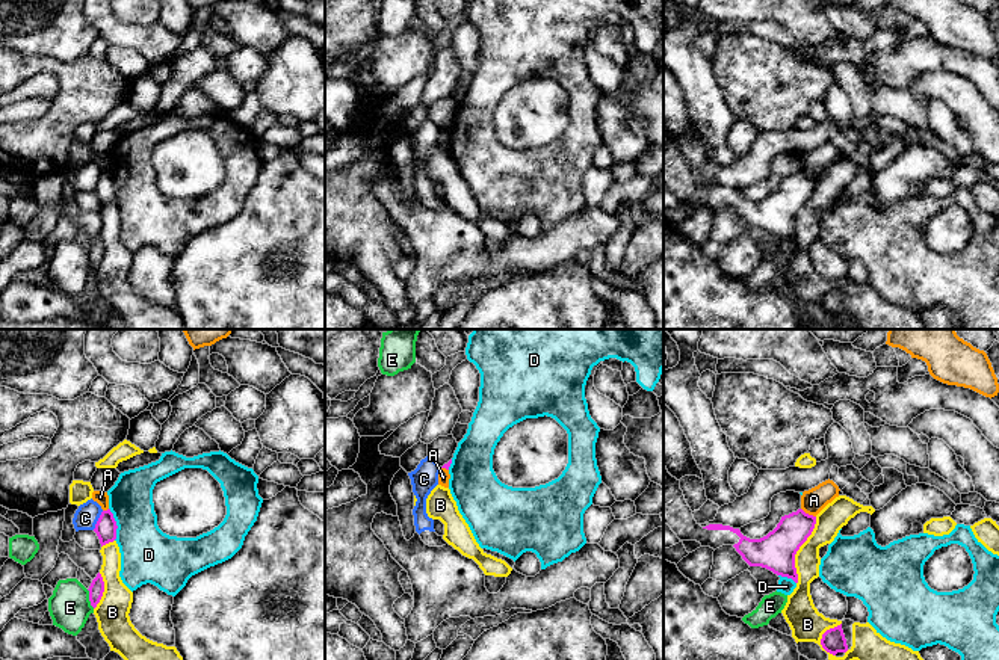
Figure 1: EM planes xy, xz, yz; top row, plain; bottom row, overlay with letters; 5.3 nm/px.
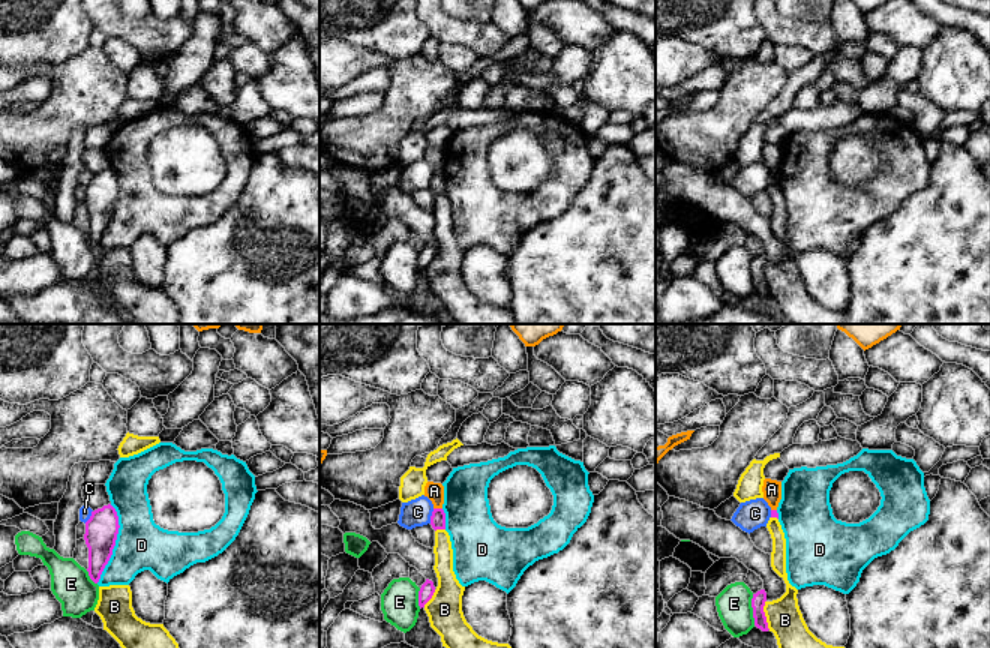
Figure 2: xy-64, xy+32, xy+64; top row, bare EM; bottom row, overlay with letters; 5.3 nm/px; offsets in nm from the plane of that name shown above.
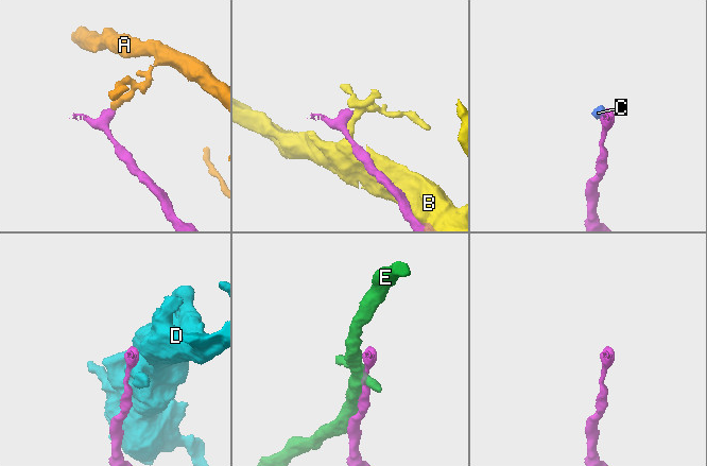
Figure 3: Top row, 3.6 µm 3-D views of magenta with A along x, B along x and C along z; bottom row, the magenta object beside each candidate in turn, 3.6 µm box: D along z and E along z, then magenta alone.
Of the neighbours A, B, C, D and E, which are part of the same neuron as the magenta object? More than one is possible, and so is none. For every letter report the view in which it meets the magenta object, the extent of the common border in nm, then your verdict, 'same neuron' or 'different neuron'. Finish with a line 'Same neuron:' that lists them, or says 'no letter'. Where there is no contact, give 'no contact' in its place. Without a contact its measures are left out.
A: yz | 90 nm | different neuron
B: yz | 380 nm | different neuron
C: xy | 120 nm | different neuron
D: xy | 180 nm | different neuron
E: xy | 110 nm | different neuron
Same neuron: no letter

